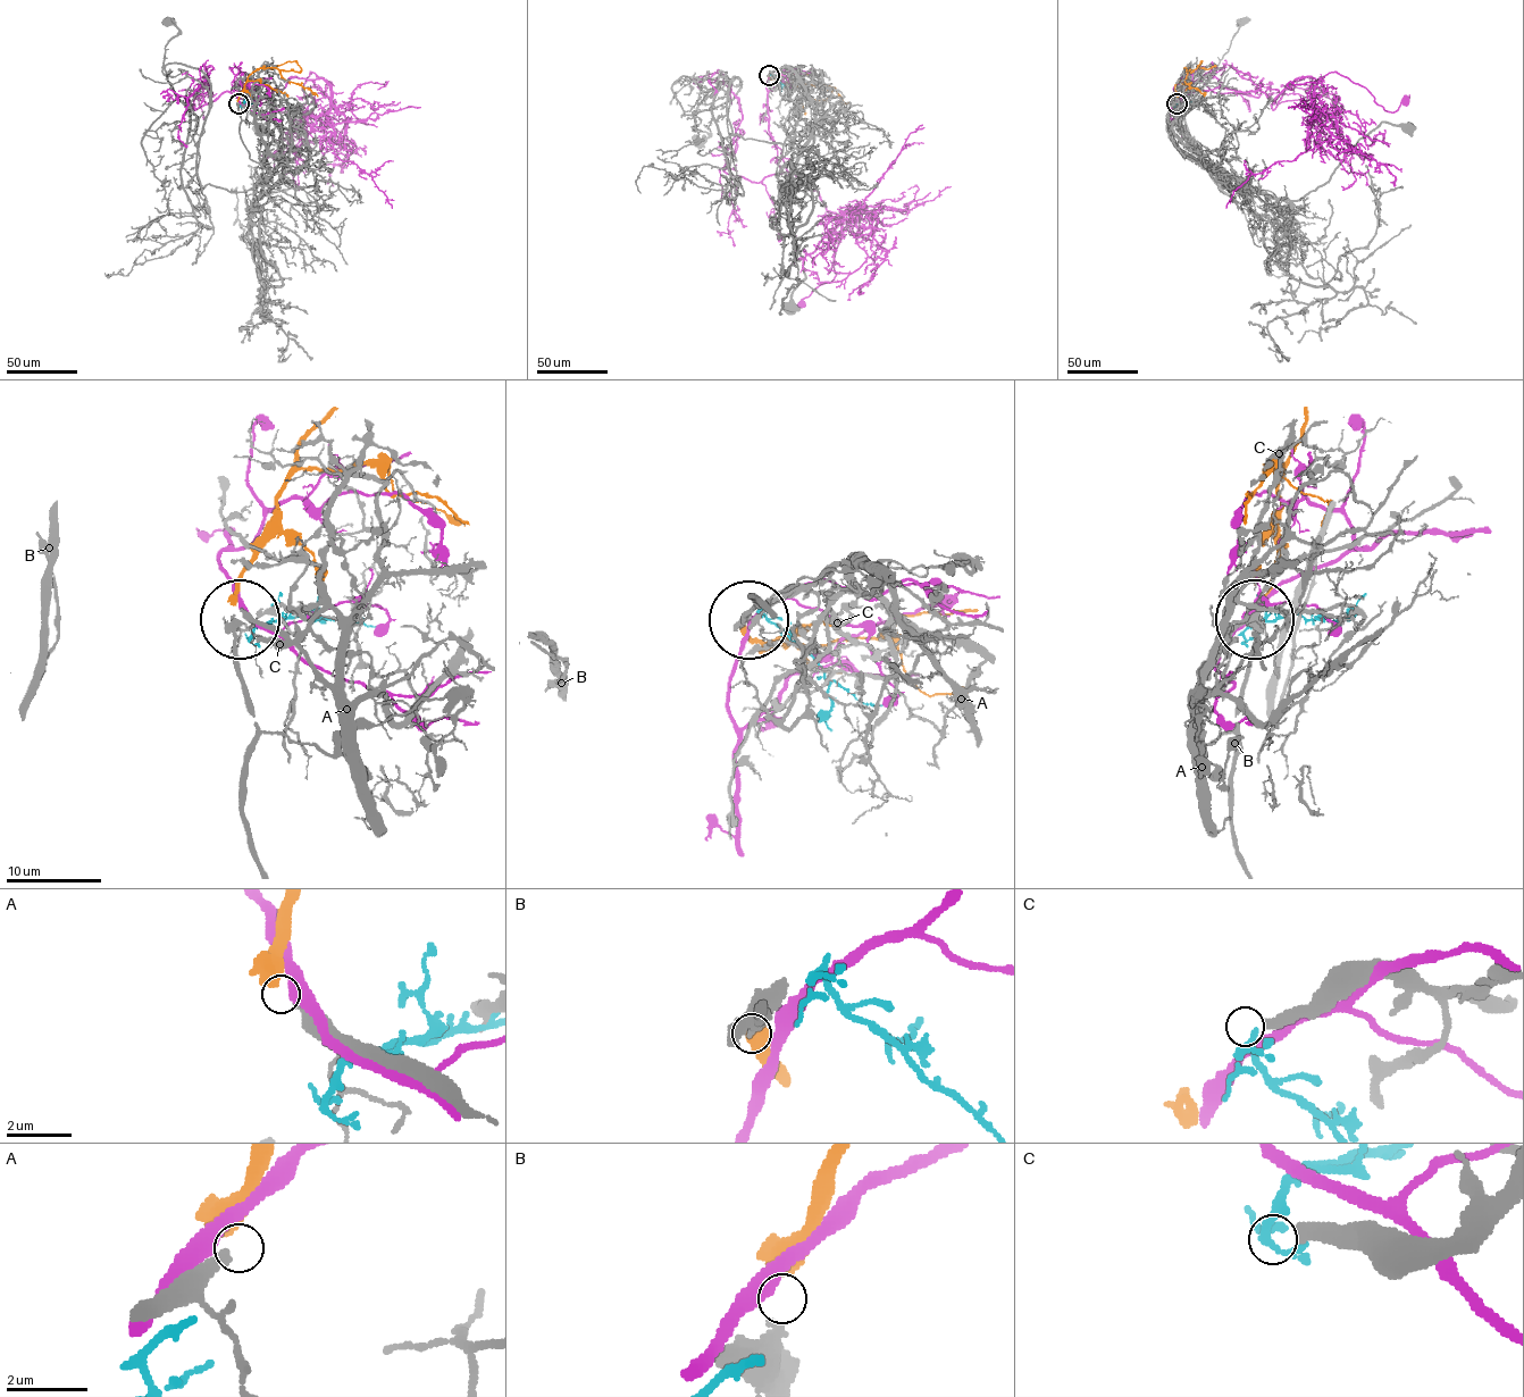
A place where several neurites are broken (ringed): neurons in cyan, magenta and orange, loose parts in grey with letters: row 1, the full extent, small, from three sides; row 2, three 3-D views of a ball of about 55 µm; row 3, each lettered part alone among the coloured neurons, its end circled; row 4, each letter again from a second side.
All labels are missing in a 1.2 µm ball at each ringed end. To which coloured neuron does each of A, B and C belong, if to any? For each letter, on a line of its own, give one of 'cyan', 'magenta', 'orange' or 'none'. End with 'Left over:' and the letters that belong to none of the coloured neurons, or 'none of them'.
A: none
B: orange
C: none
Left over: A, C

